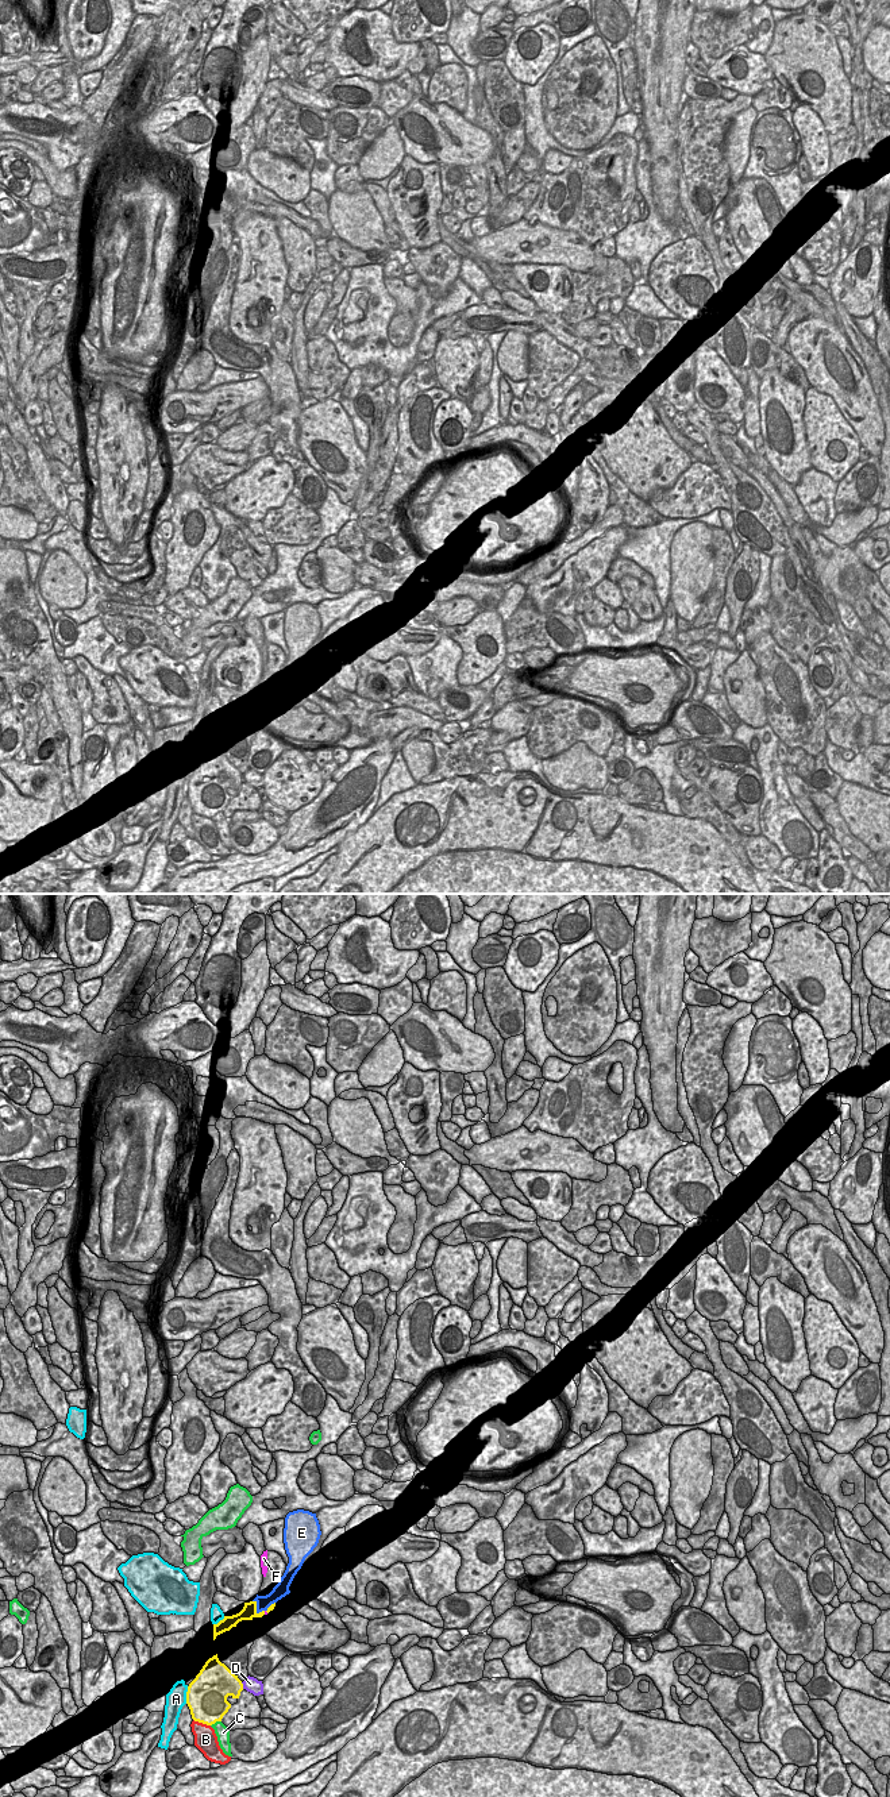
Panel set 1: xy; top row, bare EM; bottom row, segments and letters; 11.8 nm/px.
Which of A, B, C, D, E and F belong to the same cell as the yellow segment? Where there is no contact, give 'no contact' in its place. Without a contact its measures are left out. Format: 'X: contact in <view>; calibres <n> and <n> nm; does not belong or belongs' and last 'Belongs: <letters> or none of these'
A: contact in xy; calibres 480 and 240 nm; does not belong
B: contact in xy; calibres 460 and 280 nm; does not belong
C: contact in xy; calibres 460 and 160 nm; does not belong
D: contact in xy; calibres 360 and 180 nm; does not belong
E: contact in xy; calibres 170 and 160 nm; belongs
F: contact in xy; calibres 170 and 30 nm; does not belong
Belongs: E

